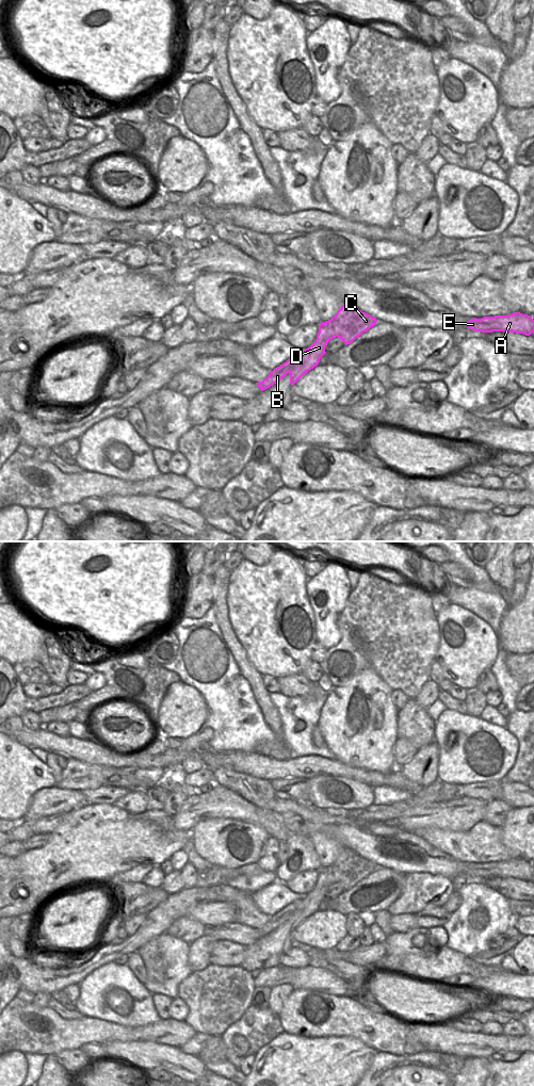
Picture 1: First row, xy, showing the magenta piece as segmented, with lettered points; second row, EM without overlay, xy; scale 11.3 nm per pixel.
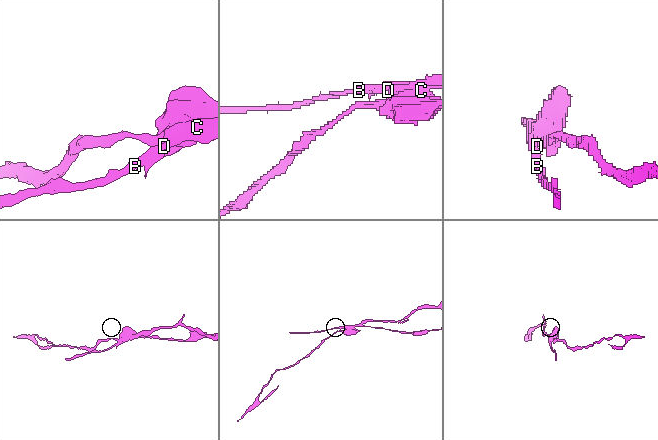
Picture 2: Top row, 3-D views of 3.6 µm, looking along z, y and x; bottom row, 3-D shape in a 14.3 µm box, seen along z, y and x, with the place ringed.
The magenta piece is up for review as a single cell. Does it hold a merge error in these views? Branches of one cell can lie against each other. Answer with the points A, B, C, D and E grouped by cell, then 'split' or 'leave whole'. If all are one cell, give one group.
groups A B E / C D; split

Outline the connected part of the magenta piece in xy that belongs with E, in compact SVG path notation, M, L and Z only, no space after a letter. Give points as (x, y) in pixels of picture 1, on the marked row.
M514 312L507 315L484 317L468 321L468 328L473 331L505 331L530 336L534 331L534 320L528 314Z

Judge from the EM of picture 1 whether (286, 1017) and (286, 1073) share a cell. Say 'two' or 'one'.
two

